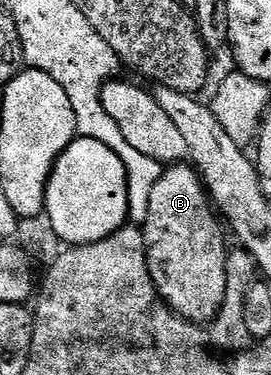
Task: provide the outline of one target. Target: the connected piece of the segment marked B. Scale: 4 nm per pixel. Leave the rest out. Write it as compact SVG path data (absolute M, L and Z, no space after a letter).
M190 163L172 164L160 175L157 186L153 186L153 194L149 194L149 214L141 229L147 244L149 272L157 286L159 297L183 320L196 326L210 325L222 312L227 297L229 245L223 241L225 228L208 197L203 179Z

